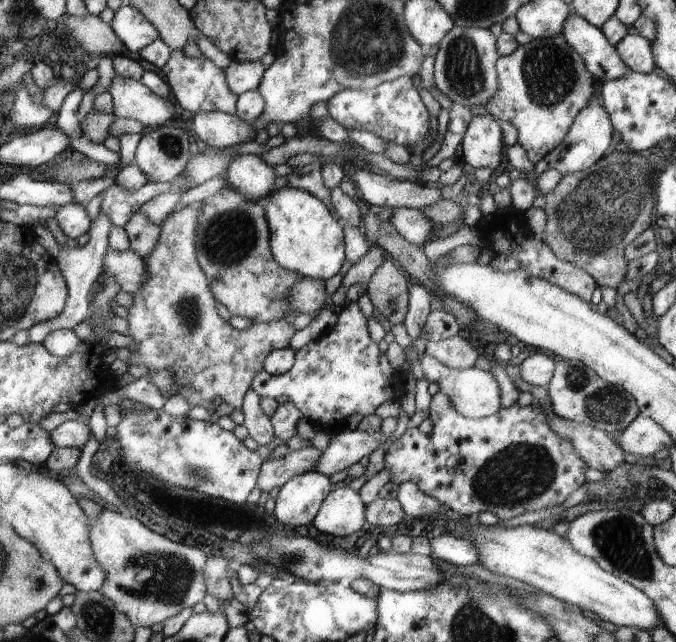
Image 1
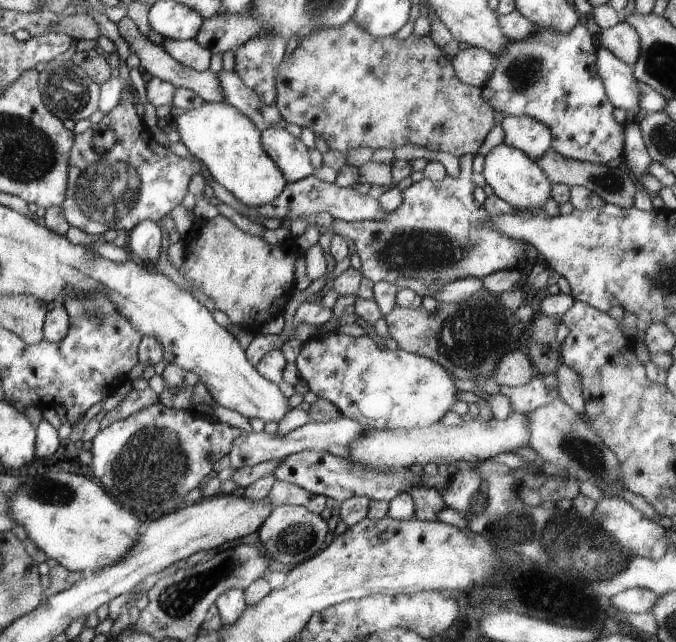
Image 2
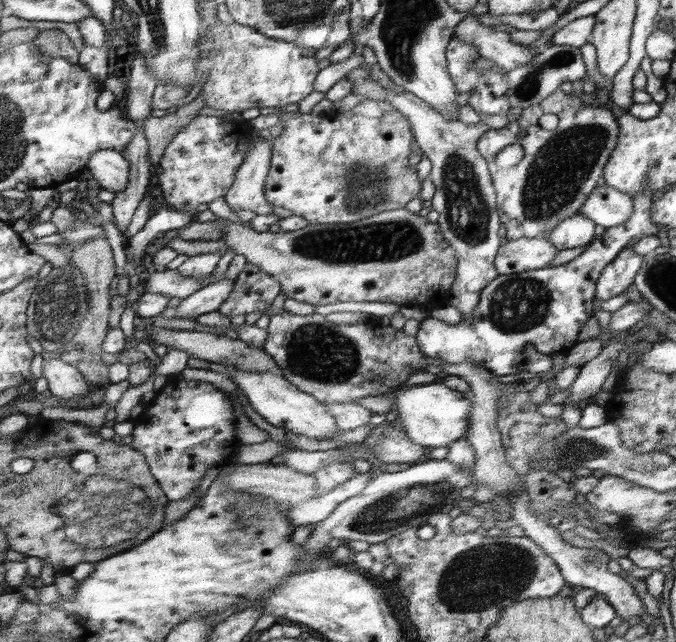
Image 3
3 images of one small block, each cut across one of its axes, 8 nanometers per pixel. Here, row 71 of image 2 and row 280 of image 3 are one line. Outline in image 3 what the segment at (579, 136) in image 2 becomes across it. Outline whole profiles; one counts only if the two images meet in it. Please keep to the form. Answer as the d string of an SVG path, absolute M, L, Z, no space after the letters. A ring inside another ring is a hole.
M643 190L637 196L632 197L633 212L630 218L622 225L607 228L600 237L595 236L588 247L567 264L525 271L522 274L499 275L489 286L484 287L476 310L468 318L462 318L460 324L450 326L440 319L429 316L420 323L415 336L420 350L426 356L441 358L448 364L472 361L476 365L482 365L496 376L522 372L526 361L525 354L528 353L526 348L530 348L535 354L542 353L550 356L554 353L567 352L579 342L580 328L591 317L590 312L593 312L594 306L594 288L598 284L598 278L602 277L603 271L611 265L624 248L631 247L634 242L644 236L657 236L659 226L651 220L651 207L654 205L655 199L656 196L651 190Z

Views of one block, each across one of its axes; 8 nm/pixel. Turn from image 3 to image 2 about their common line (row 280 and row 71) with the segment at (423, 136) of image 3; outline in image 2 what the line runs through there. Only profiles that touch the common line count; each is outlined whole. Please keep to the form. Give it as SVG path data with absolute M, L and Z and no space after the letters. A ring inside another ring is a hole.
M471 45L470 48L460 50L454 58L452 65L455 68L455 74L463 84L471 85L483 89L486 82L492 80L495 60L492 54L484 48L476 48Z

